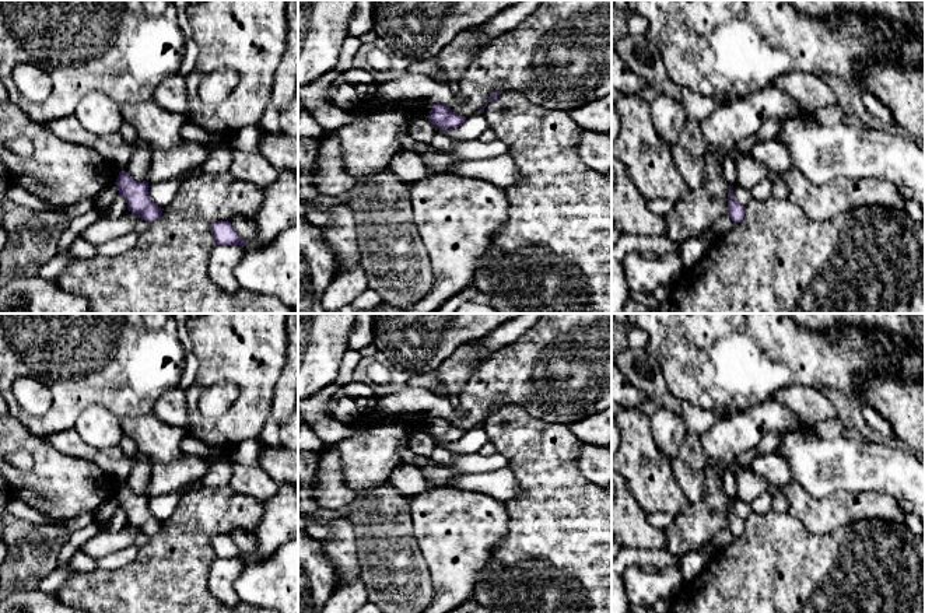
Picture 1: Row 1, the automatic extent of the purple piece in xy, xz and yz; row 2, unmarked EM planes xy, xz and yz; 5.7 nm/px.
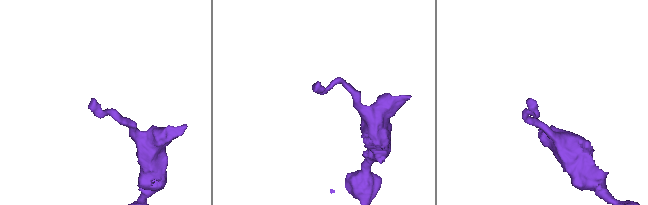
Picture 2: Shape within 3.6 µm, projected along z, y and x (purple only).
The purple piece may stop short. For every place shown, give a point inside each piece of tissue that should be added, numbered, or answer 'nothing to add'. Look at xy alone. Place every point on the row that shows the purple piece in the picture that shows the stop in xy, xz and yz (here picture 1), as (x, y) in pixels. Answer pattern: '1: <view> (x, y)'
nothing to add

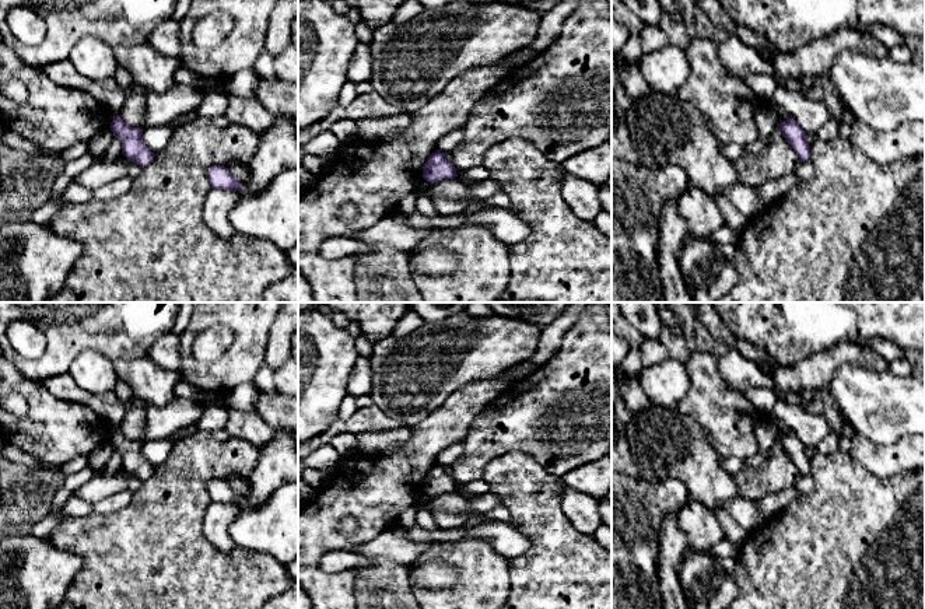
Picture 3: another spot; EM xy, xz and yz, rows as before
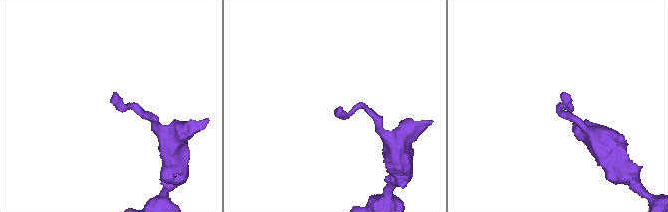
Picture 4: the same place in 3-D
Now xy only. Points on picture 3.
nothing to add

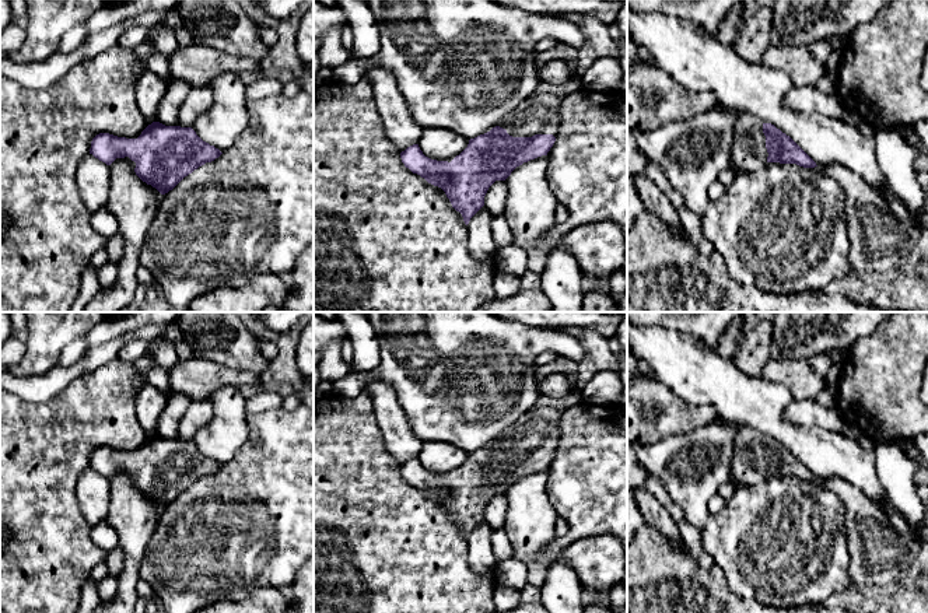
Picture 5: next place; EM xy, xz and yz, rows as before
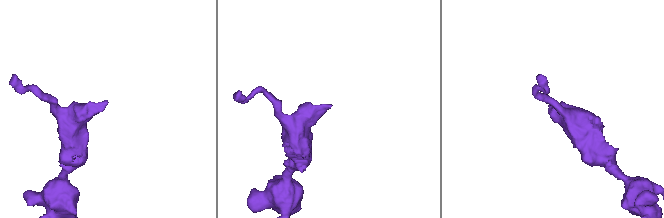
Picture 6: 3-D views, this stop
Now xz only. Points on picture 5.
1: xz (539, 114)

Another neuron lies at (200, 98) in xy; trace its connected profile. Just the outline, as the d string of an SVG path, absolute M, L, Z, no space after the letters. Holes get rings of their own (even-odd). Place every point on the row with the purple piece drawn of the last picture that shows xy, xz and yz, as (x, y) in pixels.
M207 85L193 87L181 105L178 126L190 127L196 118L213 105L213 101L214 94Z

